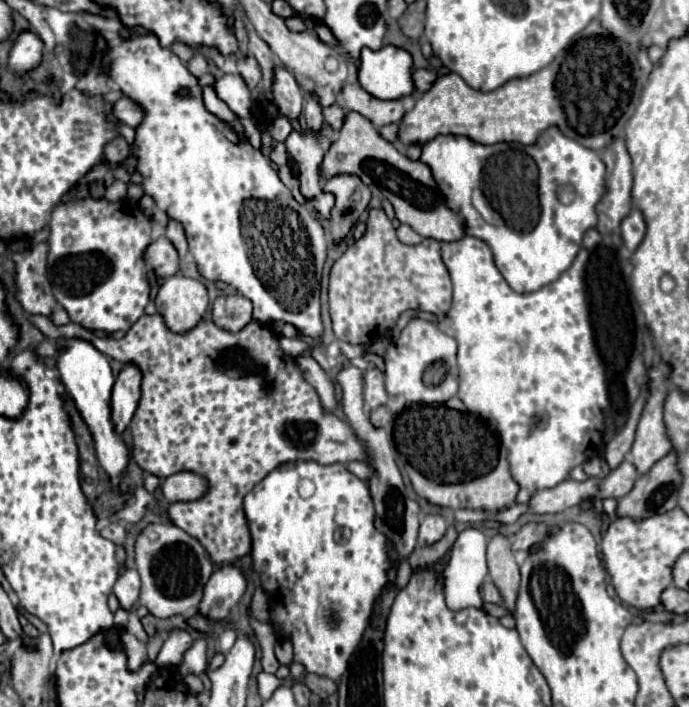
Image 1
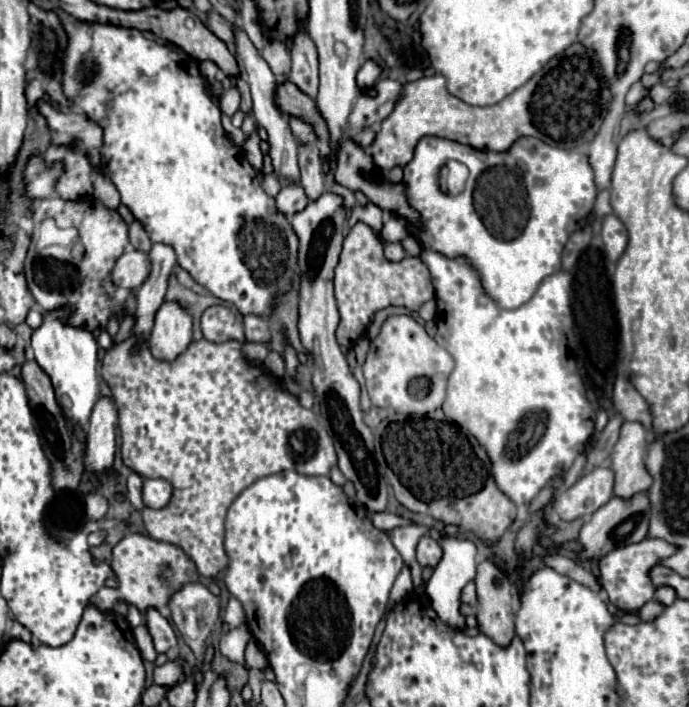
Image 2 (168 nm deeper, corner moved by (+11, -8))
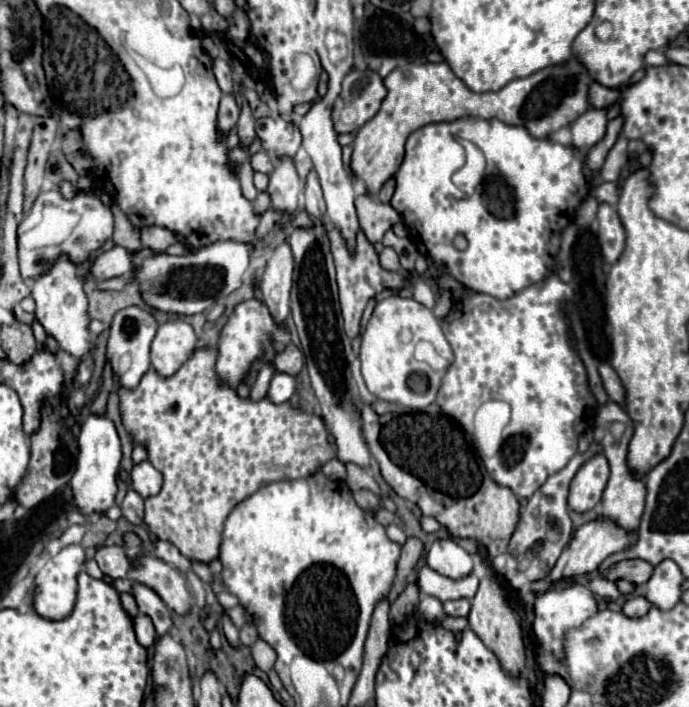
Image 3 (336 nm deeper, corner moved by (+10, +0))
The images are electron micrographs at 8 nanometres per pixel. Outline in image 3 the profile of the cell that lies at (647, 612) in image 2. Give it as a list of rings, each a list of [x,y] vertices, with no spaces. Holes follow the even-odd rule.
[[[630,597],[630,599],[622,605],[622,613],[624,613],[626,617],[632,617],[632,619],[634,619],[634,617],[644,617],[650,607],[652,607],[652,605],[648,603],[646,597]]]

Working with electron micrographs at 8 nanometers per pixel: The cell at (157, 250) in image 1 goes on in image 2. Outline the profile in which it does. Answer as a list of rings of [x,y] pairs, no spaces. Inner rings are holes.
[[[125,251],[113,269],[113,283],[123,289],[139,289],[149,277],[151,263],[143,251]]]

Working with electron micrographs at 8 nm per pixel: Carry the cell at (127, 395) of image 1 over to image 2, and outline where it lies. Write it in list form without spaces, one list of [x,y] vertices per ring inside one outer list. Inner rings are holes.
[[[101,397],[93,407],[87,427],[87,453],[85,467],[103,473],[113,465],[115,457],[115,431],[119,425],[119,411],[113,397]]]

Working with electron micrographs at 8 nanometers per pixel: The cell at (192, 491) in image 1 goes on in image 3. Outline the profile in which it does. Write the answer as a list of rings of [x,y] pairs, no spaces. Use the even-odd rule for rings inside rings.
[[[142,461],[142,463],[134,465],[130,477],[132,477],[134,491],[144,499],[158,495],[160,487],[162,487],[162,473],[158,469],[154,469],[150,461]]]

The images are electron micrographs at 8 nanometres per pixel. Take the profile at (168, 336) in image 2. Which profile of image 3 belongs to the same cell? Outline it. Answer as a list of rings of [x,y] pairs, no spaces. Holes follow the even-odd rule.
[[[182,319],[168,321],[158,327],[152,341],[152,369],[160,377],[172,377],[194,353],[196,333]]]

